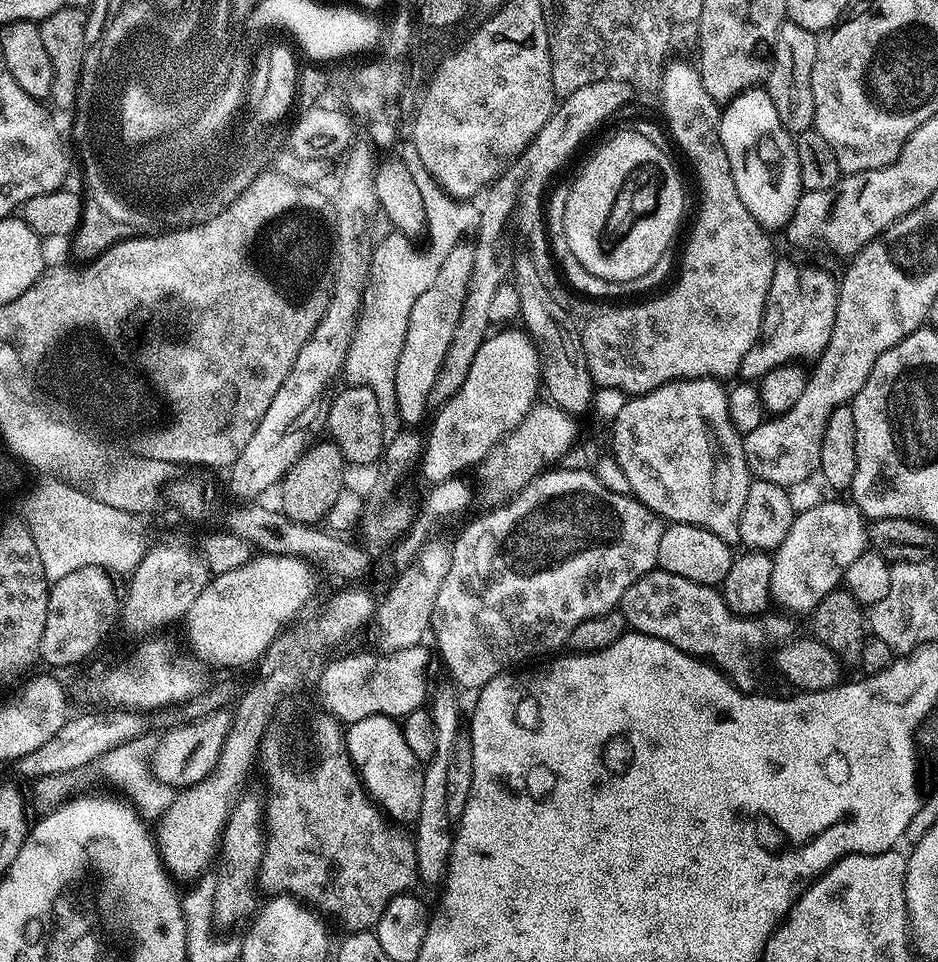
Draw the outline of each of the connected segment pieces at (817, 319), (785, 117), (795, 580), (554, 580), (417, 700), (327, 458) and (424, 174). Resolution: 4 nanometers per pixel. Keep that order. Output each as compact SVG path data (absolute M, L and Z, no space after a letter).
M784 266L777 267L764 303L760 339L742 358L739 375L752 382L771 368L803 361L803 356L819 357L834 330L837 291L837 281L820 272L787 272Z
M785 19L770 53L772 69L766 81L766 91L774 102L774 110L778 110L778 118L782 118L782 126L793 134L809 131L816 123L812 75L816 72L819 45L817 33L798 26L793 20Z
M828 500L813 508L797 511L790 534L772 556L772 599L792 612L811 614L826 594L841 587L854 558L869 547L866 517L851 502Z
M563 467L557 470L558 472L549 471L552 470L544 470L534 476L507 503L493 507L493 512L488 512L485 516L478 517L477 520L469 519L463 525L465 528L461 530L456 545L451 545L450 570L447 571L442 588L438 590L438 598L434 602L430 636L431 639L436 639L436 648L440 651L440 656L444 659L449 674L453 676L451 679L461 689L463 689L462 687L473 688L473 690L482 689L486 686L486 682L490 682L495 676L505 675L509 670L515 669L512 668L515 664L520 664L523 660L532 660L535 656L549 655L548 657L551 657L553 654L559 653L563 649L560 647L568 644L570 634L574 630L574 626L578 626L578 622L613 611L626 594L628 587L657 567L658 542L665 529L661 517L657 516L655 512L651 512L645 504L632 496L614 494L610 490L606 490L606 486L602 486L602 482L598 482L595 471L580 471Z
M424 646L389 653L381 657L382 660L377 664L370 656L344 656L333 662L329 672L321 674L320 704L328 711L325 713L329 717L345 725L371 716L408 716L417 711L426 700L424 666L427 658L428 652Z
M331 442L313 443L280 480L279 511L303 524L319 525L327 517L328 511L336 505L339 495L346 490L344 468L346 469L346 461L338 445Z
M406 144L400 152L400 158L406 162L406 170L417 176L419 190L423 194L425 233L430 238L430 244L428 250L418 250L410 242L409 235L399 232L390 232L386 238L381 237L377 241L373 258L378 258L384 282L380 298L376 294L374 308L408 308L418 292L422 294L431 288L448 255L460 244L460 238L464 234L473 235L478 229L479 209L469 201L457 201L449 196L426 170L416 147Z

